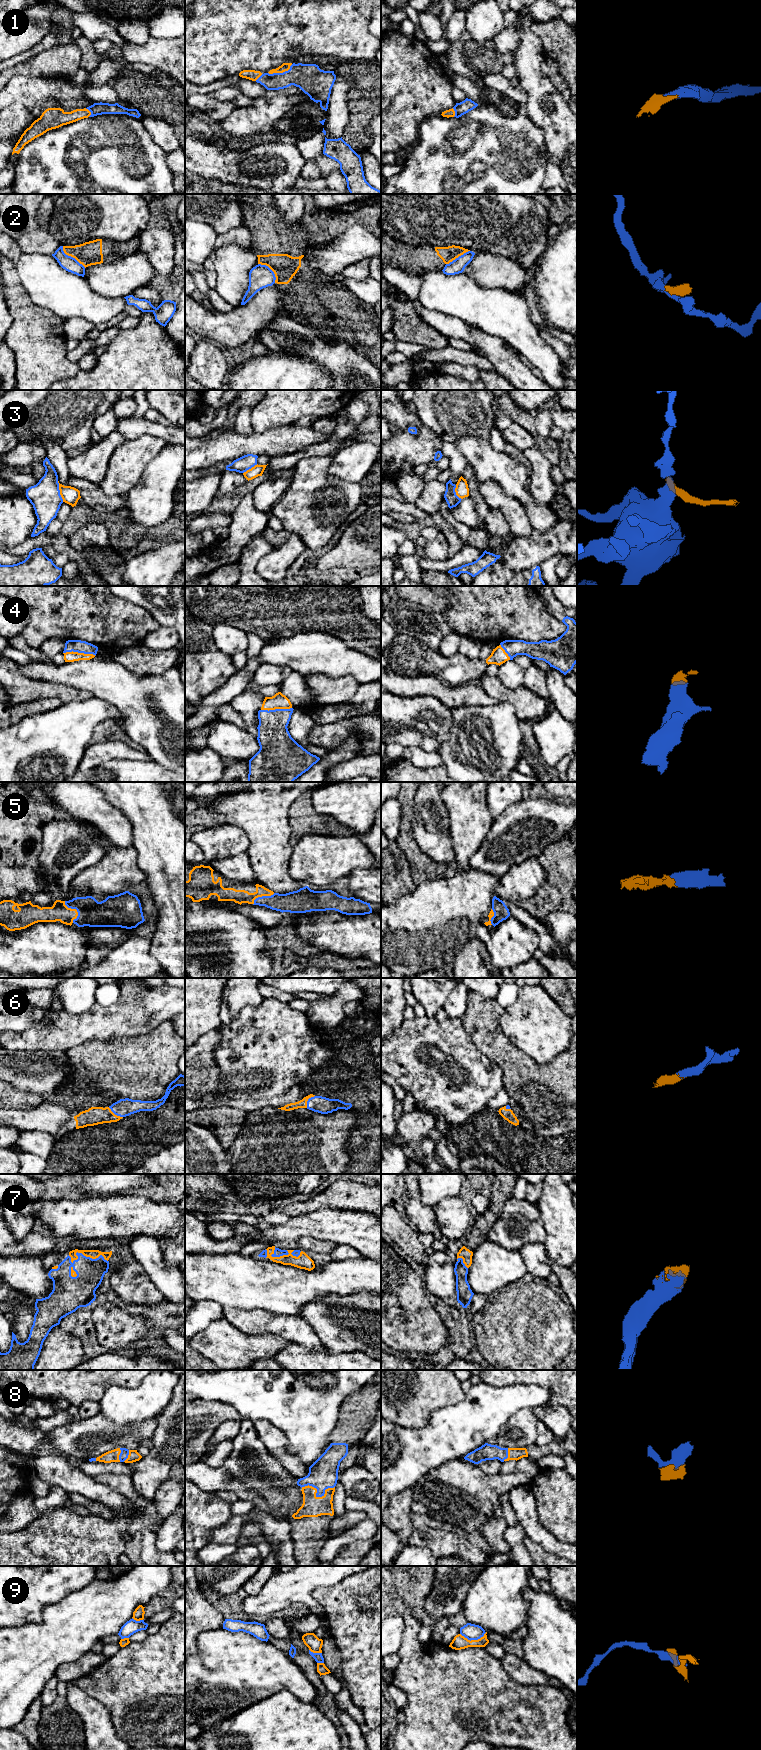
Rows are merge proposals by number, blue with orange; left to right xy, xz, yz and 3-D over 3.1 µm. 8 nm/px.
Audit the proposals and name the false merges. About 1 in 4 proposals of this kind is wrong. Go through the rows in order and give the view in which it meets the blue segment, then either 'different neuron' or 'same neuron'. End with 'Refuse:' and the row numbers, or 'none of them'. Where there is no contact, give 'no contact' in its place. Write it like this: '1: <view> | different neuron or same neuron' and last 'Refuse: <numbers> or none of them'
1: xz | same neuron
2: xy | different neuron
3: xy | different neuron
4: xy | same neuron
5: xy | same neuron
6: xy | same neuron
7: xy | same neuron
8: xz | same neuron
9: yz | different neuron
Refuse: 2, 3, 9

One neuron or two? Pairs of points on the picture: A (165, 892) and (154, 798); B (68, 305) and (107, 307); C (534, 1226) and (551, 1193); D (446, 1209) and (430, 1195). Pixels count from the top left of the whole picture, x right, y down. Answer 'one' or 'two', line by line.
A: one
B: one
C: two
D: two

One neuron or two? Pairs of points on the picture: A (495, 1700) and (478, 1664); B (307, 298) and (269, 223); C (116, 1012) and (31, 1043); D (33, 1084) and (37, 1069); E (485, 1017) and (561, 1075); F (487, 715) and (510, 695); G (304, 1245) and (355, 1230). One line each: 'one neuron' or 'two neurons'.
A: one neuron
B: one neuron
C: one neuron
D: one neuron
E: one neuron
F: two neurons
G: two neurons

